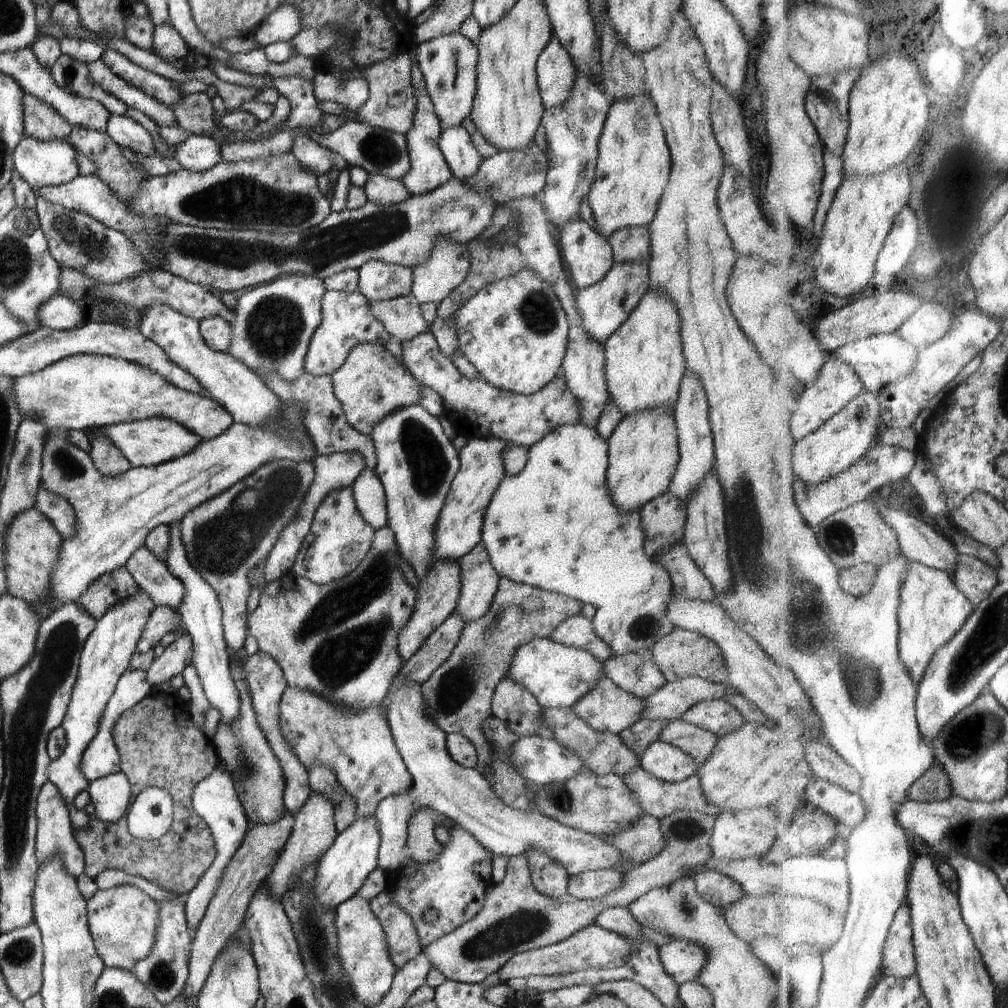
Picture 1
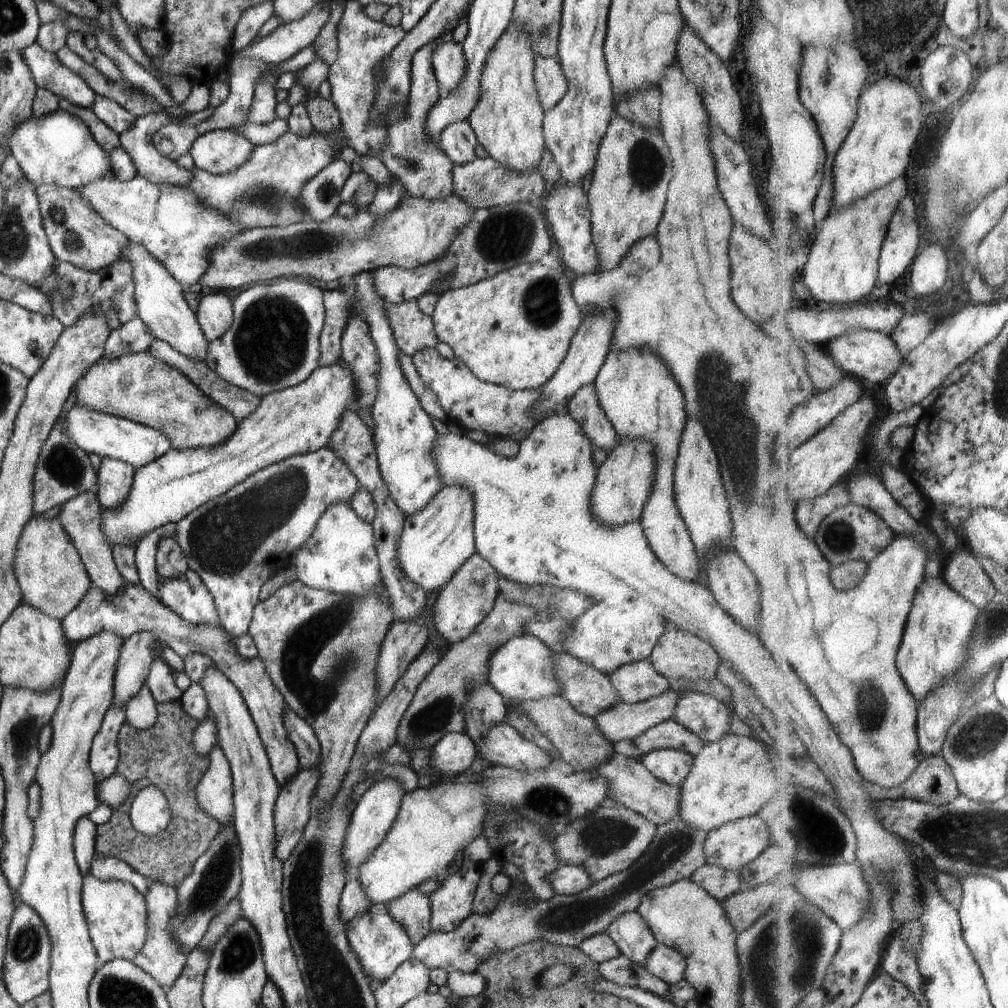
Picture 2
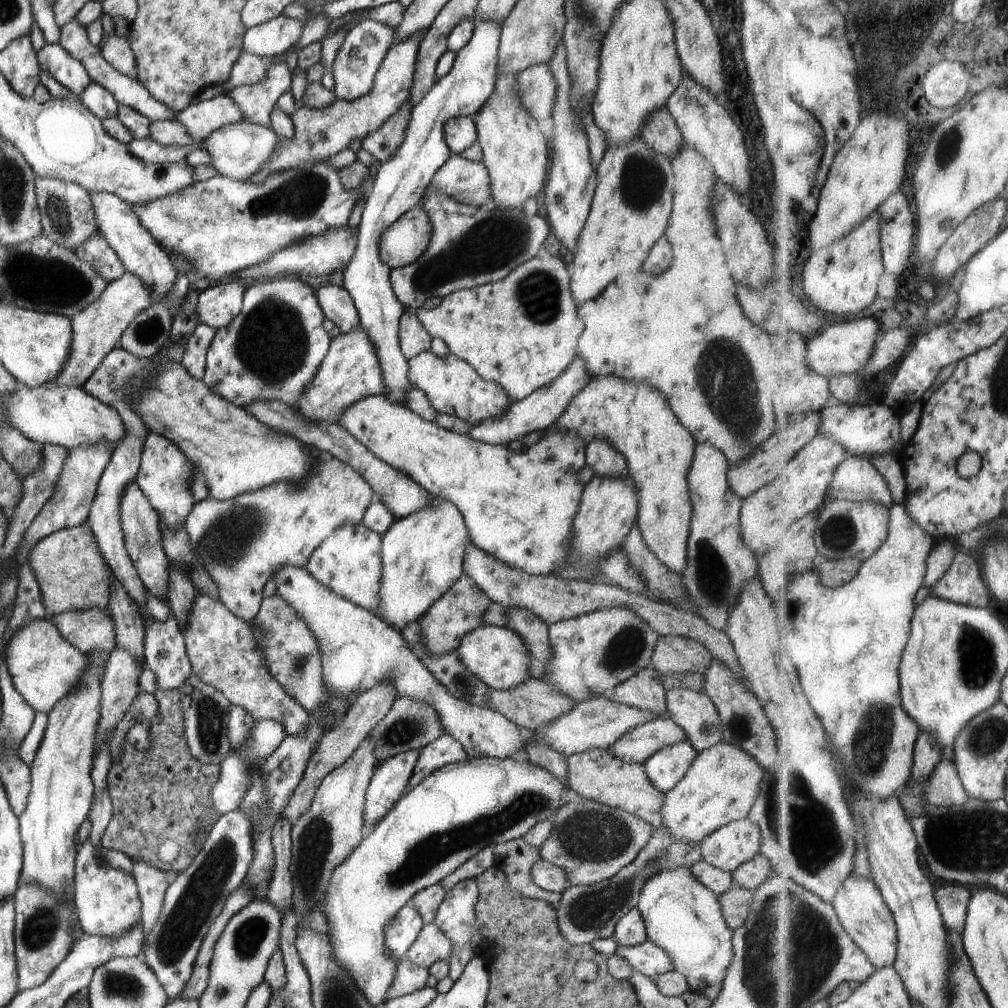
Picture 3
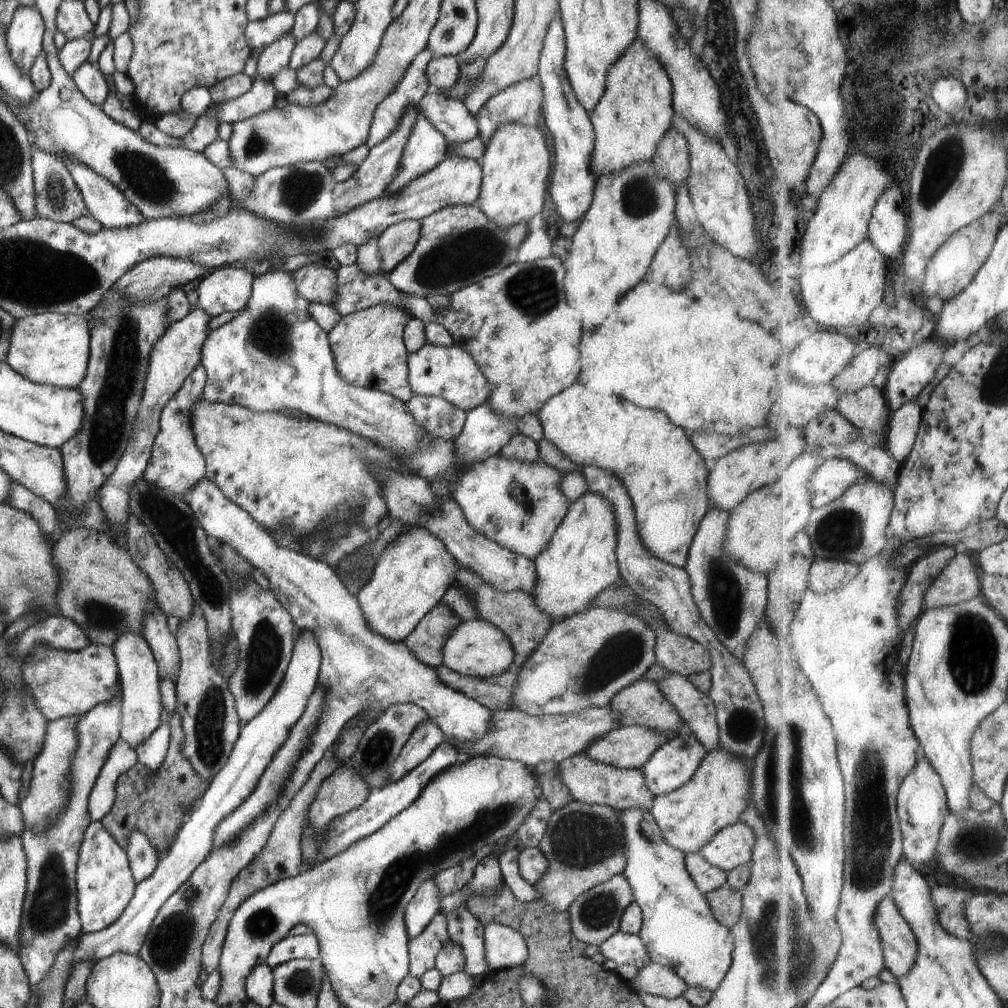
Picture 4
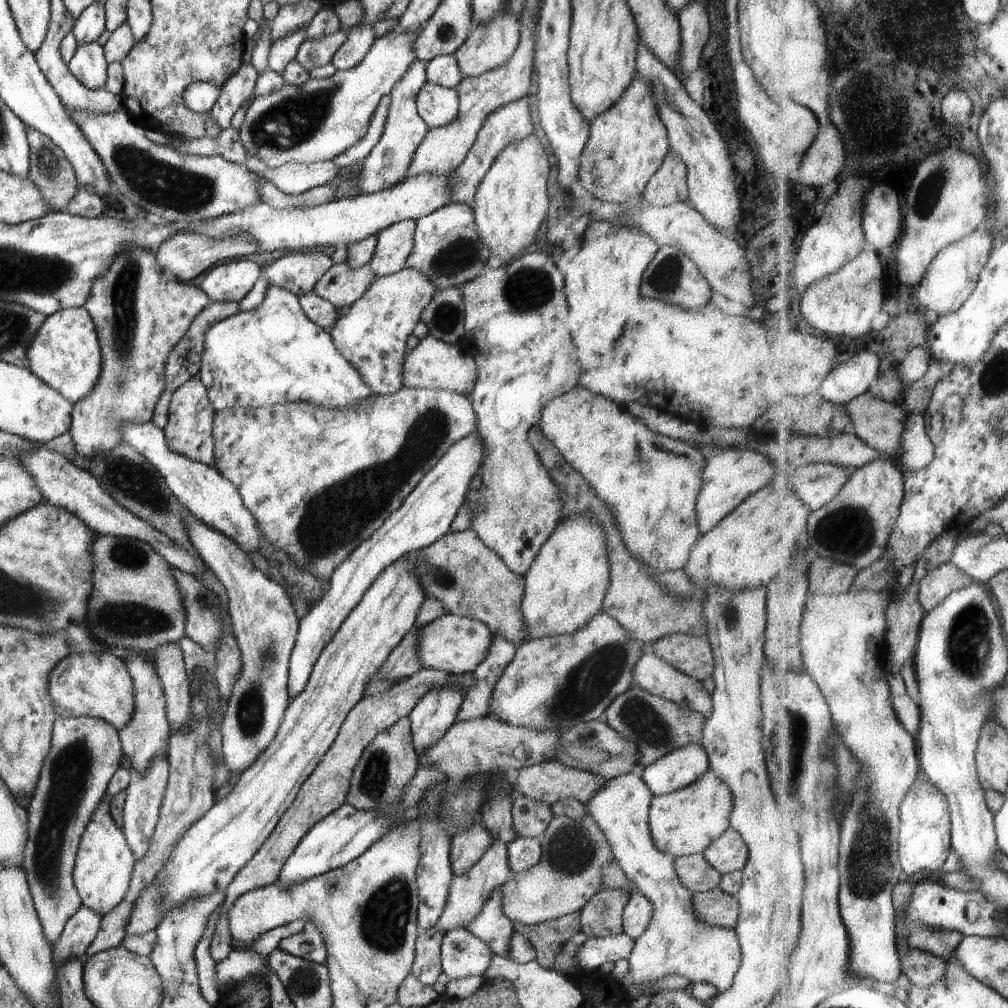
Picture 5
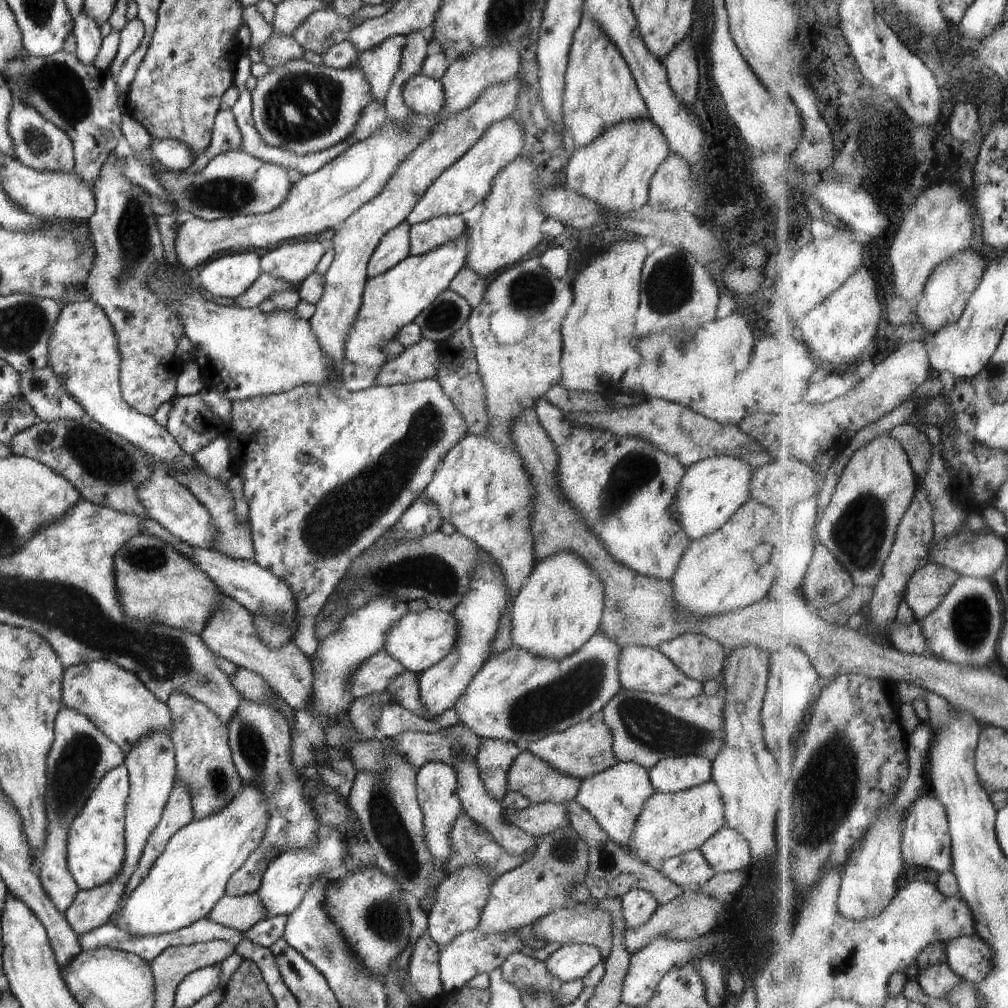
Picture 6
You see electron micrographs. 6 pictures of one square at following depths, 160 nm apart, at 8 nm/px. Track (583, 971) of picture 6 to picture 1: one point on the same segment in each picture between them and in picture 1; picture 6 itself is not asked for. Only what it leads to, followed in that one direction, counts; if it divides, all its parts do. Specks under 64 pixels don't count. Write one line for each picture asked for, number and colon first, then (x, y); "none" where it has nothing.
1: (683, 961)
2: (665, 963)
3: (647, 958)
4: (624, 949)
5: (597, 949)

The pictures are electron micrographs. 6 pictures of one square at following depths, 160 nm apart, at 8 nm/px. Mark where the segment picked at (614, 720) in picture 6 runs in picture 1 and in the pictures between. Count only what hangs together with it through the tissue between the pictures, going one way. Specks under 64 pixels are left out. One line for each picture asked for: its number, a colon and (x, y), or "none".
1: (636, 673)
2: (637, 682)
3: (644, 690)
4: (641, 703)
5: (657, 726)

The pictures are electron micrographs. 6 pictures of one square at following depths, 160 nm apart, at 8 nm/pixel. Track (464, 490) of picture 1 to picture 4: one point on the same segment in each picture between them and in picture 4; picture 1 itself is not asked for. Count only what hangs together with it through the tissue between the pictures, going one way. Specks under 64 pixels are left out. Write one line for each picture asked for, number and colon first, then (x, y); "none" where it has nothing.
2: (434, 543)
3: (422, 555)
4: (410, 577)

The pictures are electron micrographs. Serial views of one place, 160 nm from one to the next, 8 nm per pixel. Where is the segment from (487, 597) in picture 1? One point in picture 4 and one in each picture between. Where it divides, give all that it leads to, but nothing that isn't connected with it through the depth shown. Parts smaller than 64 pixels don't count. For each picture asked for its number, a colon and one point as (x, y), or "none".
2: (462, 605)
3: (459, 611)
4: (426, 641)

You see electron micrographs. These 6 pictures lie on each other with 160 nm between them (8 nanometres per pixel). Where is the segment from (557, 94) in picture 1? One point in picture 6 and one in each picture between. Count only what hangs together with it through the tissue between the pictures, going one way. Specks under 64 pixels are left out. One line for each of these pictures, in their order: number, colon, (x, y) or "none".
2: (551, 84)
3: (536, 87)
4: (521, 103)
5: (512, 122)
6: (464, 185)

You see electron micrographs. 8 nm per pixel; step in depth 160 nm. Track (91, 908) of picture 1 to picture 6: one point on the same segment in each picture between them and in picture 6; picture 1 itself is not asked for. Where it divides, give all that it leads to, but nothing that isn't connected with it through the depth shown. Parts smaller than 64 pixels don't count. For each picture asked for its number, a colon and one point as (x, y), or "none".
2: (116, 916)
3: (107, 902)
4: (104, 883)
5: (103, 865)
6: (96, 849)

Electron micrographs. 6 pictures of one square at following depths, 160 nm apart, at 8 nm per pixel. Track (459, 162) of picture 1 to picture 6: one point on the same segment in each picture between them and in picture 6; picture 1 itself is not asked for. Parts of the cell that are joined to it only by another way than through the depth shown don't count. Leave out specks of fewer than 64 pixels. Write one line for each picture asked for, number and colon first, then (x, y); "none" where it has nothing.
2: (457, 141)
3: (459, 132)
4: (450, 116)
5: (438, 106)
6: (424, 95)

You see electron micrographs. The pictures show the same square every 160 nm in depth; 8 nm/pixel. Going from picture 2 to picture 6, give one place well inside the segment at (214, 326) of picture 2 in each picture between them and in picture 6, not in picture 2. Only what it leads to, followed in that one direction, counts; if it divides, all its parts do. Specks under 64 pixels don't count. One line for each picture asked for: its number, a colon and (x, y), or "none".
3: (218, 306)
4: (226, 290)
5: (226, 283)
6: (229, 276)

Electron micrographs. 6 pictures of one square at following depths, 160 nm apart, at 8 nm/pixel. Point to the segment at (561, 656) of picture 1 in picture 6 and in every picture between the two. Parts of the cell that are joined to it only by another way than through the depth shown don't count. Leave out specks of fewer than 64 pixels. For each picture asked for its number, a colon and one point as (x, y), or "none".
2: (521, 669)
3: (496, 655)
4: (477, 649)
5: (457, 645)
6: (419, 640)

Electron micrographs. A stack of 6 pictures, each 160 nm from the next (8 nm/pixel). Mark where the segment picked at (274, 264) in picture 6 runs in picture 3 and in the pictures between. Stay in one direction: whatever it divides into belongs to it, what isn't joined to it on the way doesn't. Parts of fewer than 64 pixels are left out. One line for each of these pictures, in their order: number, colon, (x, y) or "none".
3: (336, 302)
4: (316, 283)
5: (298, 272)

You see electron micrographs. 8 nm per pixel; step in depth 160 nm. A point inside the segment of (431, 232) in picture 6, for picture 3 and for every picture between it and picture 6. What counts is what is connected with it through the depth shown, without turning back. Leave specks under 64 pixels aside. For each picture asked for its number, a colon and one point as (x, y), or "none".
3: (470, 247)
4: (458, 246)
5: (447, 250)

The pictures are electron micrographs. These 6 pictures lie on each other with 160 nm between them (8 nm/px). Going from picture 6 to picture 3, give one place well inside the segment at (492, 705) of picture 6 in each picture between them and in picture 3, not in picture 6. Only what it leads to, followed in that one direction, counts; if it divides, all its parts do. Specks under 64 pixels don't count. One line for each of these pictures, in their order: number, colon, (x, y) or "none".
3: (593, 653)
4: (586, 659)
5: (557, 682)

